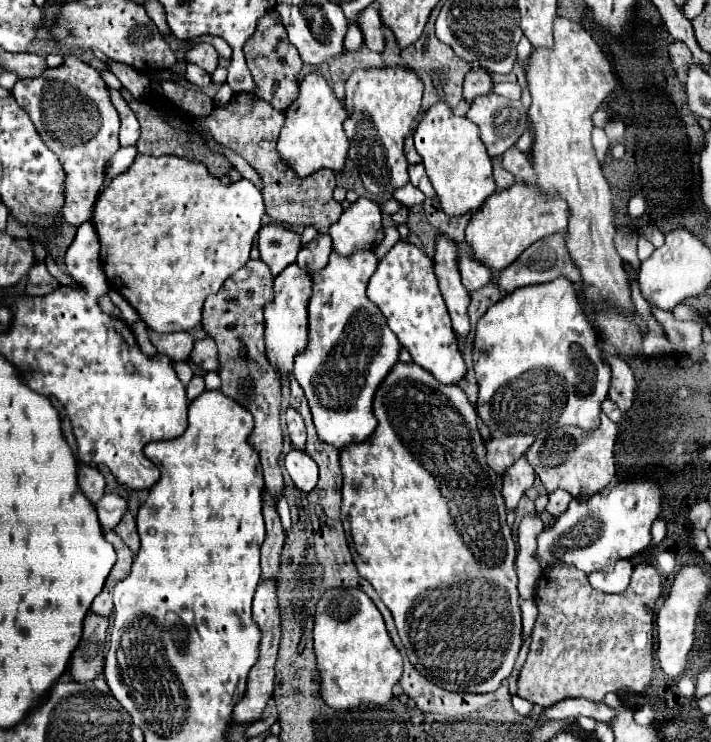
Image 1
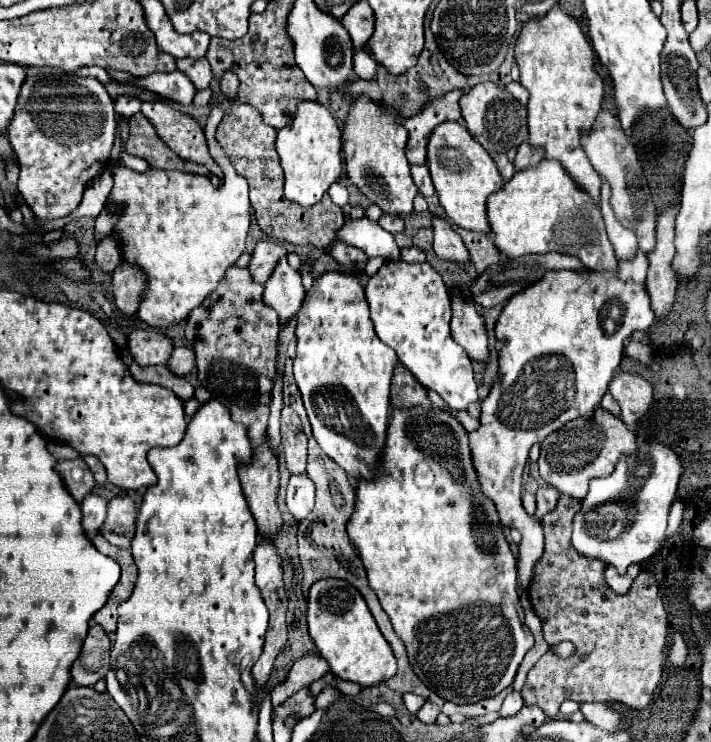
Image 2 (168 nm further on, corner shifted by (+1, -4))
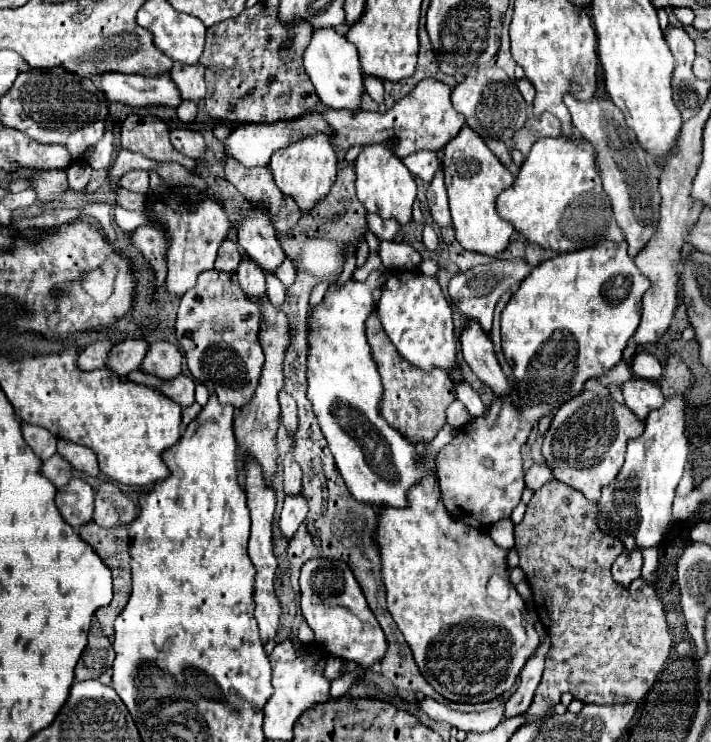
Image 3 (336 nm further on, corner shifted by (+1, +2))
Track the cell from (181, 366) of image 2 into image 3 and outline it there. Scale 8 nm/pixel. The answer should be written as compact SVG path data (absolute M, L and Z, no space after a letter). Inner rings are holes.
M157 341L157 343L151 343L151 349L143 359L143 369L151 375L171 379L181 373L181 361L183 361L183 355L177 345L169 341Z

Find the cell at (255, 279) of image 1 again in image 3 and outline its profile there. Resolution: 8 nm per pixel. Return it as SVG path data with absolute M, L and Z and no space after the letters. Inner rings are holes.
M211 269L199 275L195 289L181 297L177 313L177 339L185 351L191 375L215 391L219 403L243 407L253 399L265 353L259 343L263 303L247 297L239 287L237 273Z

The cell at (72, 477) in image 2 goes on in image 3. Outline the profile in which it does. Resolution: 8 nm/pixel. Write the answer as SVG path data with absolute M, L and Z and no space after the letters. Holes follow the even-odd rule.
M55 453L51 459L43 461L41 473L43 473L47 479L51 479L57 489L63 489L63 487L71 481L71 477L73 477L73 467L71 467L69 461L65 461L59 453Z

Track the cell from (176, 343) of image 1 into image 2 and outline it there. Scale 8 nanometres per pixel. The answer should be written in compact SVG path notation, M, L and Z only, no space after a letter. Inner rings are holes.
M133 329L129 333L127 349L129 349L135 363L139 363L141 367L147 367L147 365L167 363L169 355L171 355L171 349L173 349L173 343L161 331Z

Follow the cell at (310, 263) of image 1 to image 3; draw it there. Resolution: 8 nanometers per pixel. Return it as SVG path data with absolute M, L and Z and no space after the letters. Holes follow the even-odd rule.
M321 282L314 287L309 299L310 308L321 303L328 287L329 284L327 282Z

